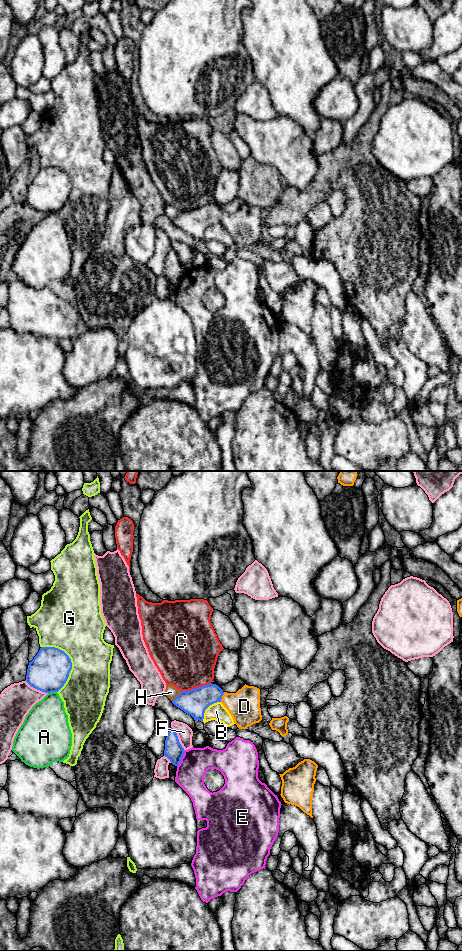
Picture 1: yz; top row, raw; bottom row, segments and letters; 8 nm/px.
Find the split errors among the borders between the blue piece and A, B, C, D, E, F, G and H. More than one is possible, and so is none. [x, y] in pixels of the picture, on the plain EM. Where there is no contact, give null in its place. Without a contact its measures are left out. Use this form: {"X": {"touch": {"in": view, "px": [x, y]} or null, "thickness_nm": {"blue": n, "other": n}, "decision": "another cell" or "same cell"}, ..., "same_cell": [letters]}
{"A": {"touch": {"in": "yz", "px": [52, 211]}, "thickness_nm": {"blue": 320, "other": 320}, "decision": "another cell"}, "B": {"touch": {"in": "yz", "px": [206, 228]}, "thickness_nm": {"blue": 220, "other": 140}, "decision": "another cell"}, "C": {"touch": {"in": "yz", "px": [195, 208]}, "thickness_nm": {"blue": 220, "other": 480}, "decision": "another cell"}, "D": {"touch": {"in": "yz", "px": [221, 217]}, "thickness_nm": {"blue": 220, "other": 260}, "decision": "same cell"}, "E": {"touch": {"in": "yz", "px": [181, 277]}, "thickness_nm": {"blue": 150, "other": 220}, "decision": "another cell"}, "F": {"touch": {"in": "yz", "px": [177, 258]}, "thickness_nm": {"blue": 150, "other": 120}, "decision": "another cell"}, "G": {"touch": {"in": "yz", "px": [70, 181]}, "thickness_nm": {"blue": 320, "other": 400}, "decision": "another cell"}, "H": {"touch": {"in": "yz", "px": [177, 216]}, "thickness_nm": {"blue": 220, "other": 100}, "decision": "another cell"}, "same_cell": ["D"]}

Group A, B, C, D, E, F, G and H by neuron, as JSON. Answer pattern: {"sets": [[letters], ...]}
{"sets": [["A"], ["B"], ["C"], ["D"], ["E"], ["F"], ["G"], ["H"]]}

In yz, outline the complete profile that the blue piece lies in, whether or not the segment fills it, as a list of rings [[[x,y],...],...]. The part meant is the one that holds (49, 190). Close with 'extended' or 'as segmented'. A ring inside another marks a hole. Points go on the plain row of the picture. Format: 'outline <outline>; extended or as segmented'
outline [[[41,167],[29,182],[25,201],[45,213],[58,212],[66,203],[71,189],[71,179],[64,171]]]; as segmented

